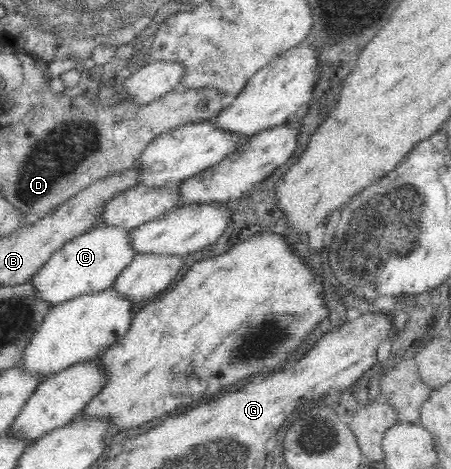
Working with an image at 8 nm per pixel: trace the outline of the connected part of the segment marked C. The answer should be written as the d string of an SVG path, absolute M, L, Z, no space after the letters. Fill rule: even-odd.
M95 227L69 240L36 269L27 282L31 284L34 299L52 308L86 293L111 287L115 276L135 257L127 236L127 229Z

